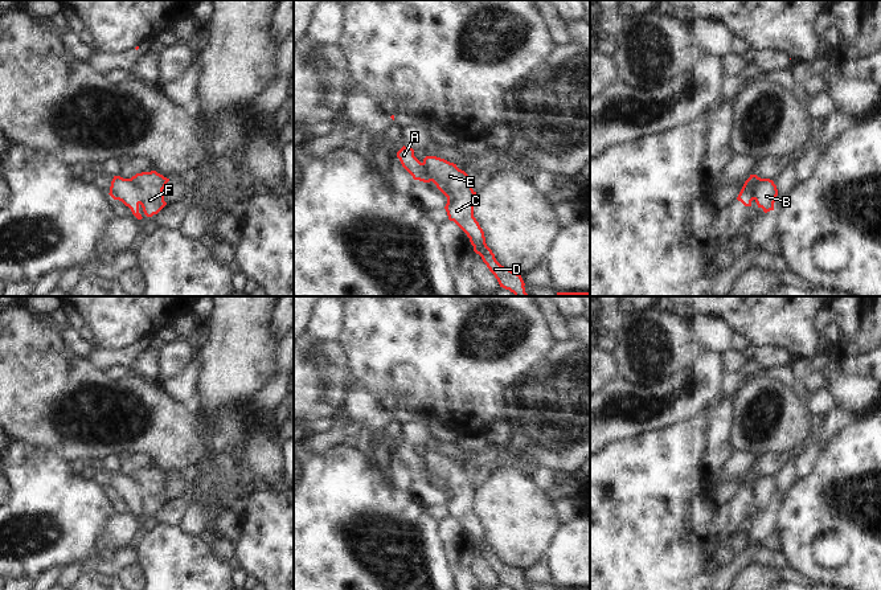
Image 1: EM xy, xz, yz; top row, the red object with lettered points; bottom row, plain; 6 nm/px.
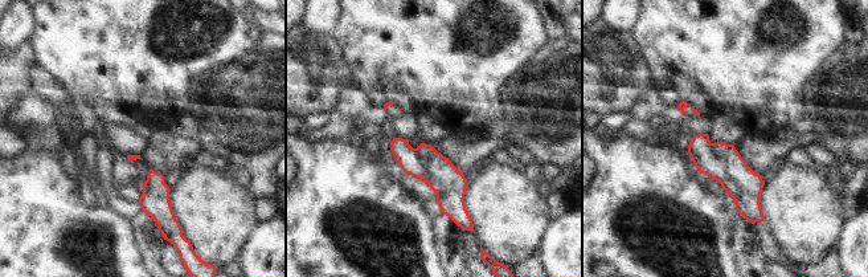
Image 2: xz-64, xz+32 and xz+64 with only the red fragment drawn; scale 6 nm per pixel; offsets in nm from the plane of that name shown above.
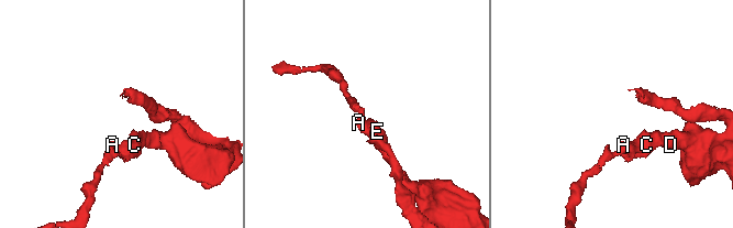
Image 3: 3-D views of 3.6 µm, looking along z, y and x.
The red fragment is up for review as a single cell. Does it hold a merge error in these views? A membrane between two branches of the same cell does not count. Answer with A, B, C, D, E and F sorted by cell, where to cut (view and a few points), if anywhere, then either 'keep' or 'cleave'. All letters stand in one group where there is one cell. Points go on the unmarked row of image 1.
A B / C D E F | xy (128, 475), (138, 487), (139, 499) | cleave

